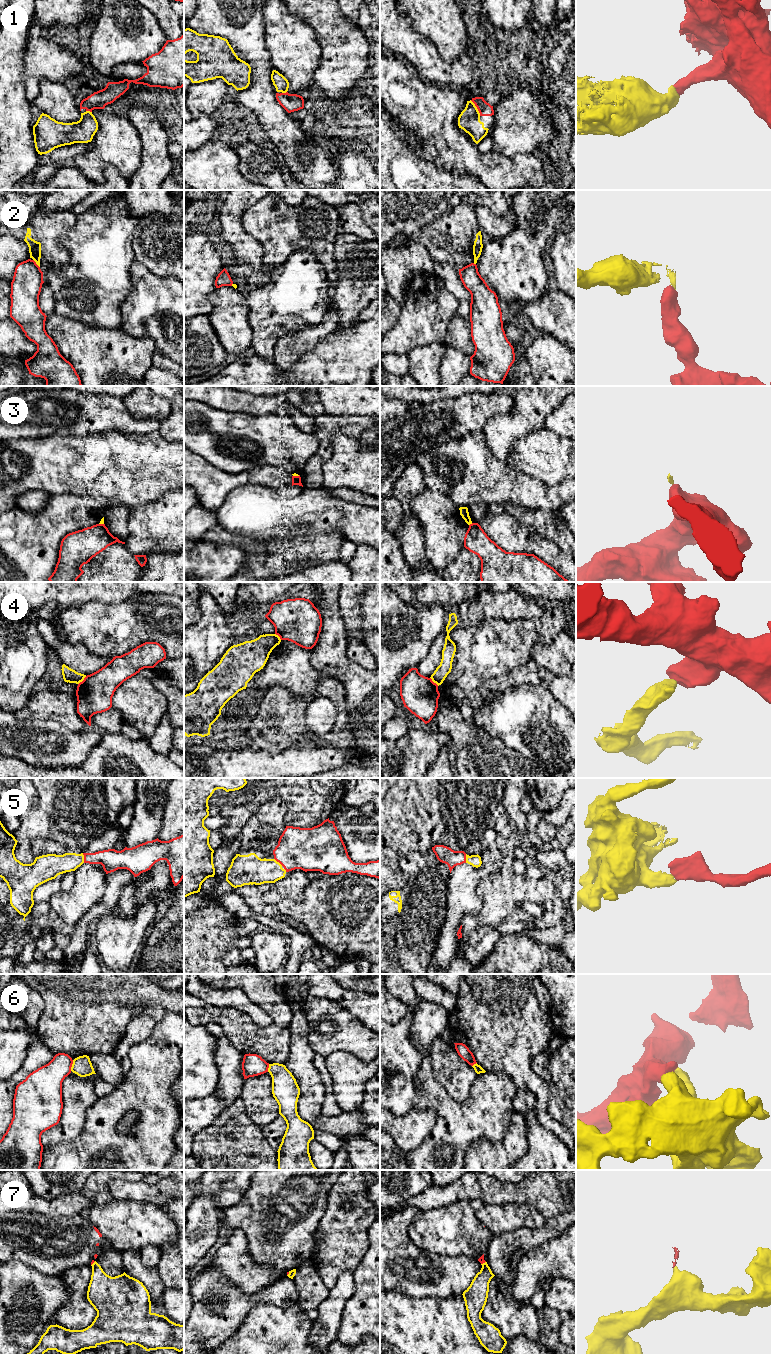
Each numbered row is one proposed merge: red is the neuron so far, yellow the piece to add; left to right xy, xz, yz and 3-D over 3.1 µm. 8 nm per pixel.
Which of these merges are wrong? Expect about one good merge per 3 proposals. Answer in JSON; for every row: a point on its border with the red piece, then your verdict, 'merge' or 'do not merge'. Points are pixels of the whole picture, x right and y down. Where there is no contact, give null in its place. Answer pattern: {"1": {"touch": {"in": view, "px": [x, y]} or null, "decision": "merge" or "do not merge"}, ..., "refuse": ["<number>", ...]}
{"1": {"touch": {"in": "yz", "px": [477, 108]}, "decision": "merge"}, "2": {"touch": {"in": "xy", "px": [35, 263]}, "decision": "do not merge"}, "3": {"touch": {"in": "yz", "px": [470, 524]}, "decision": "do not merge"}, "4": {"touch": {"in": "xy", "px": [83, 680]}, "decision": "do not merge"}, "5": {"touch": {"in": "xy", "px": [84, 858]}, "decision": "merge"}, "6": {"touch": {"in": "xy", "px": [71, 1065]}, "decision": "do not merge"}, "7": {"touch": {"in": "yz", "px": [483, 1262]}, "decision": "do not merge"}, "refuse": ["2", "3", "4", "6", "7"]}

